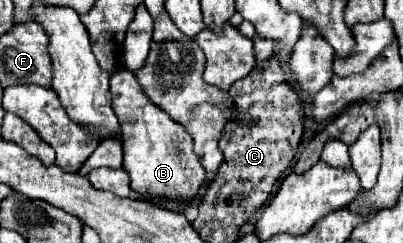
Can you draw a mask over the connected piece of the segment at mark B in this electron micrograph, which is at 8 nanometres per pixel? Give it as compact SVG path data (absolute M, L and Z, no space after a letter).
M128 69L116 71L116 75L112 75L112 79L110 79L110 91L112 91L114 113L118 115L120 127L124 131L124 169L130 175L132 189L138 195L146 195L146 197L192 199L198 193L200 185L204 183L206 171L194 153L194 141L192 141L190 133L186 131L186 127L180 125L178 121L174 121L166 111L162 111L158 105L154 105L148 99L148 95L140 87L134 71L128 71Z

